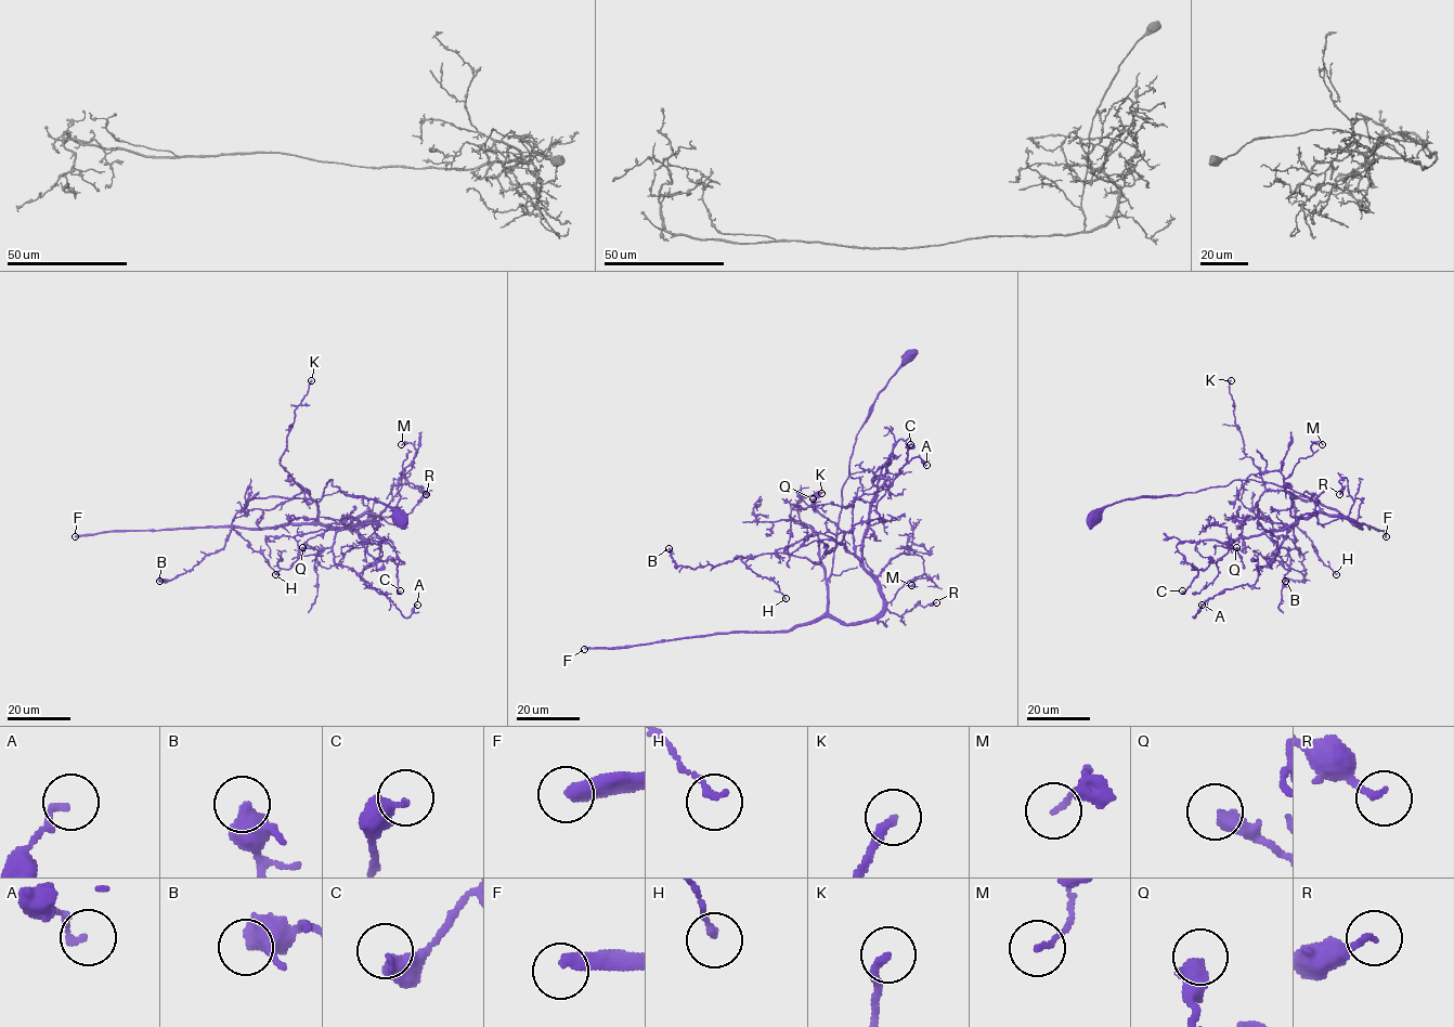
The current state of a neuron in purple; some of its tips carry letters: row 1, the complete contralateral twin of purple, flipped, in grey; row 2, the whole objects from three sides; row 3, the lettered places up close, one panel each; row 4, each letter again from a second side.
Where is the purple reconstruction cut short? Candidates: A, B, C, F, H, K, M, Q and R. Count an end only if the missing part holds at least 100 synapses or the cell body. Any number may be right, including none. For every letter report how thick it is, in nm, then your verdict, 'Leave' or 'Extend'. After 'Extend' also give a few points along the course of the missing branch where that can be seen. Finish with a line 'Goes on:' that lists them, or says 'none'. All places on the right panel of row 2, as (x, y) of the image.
A: Thickness 160 nm. Leave
B: Thickness 420 nm. Leave
C: Thickness 280 nm. Leave
F: Thickness 400 nm. Extend. Course of what is missing: (1386, 536), (1378, 549), (1357, 542), (1334, 546), (1302, 572), (1268, 622), (1233, 622), (1216, 599), (1209, 605)
H: Thickness 170 nm. Leave
K: Thickness 240 nm. Leave
M: Thickness 100 nm. Leave
Q: Thickness 480 nm. Leave
R: Thickness 160 nm. Leave
Goes on: F

